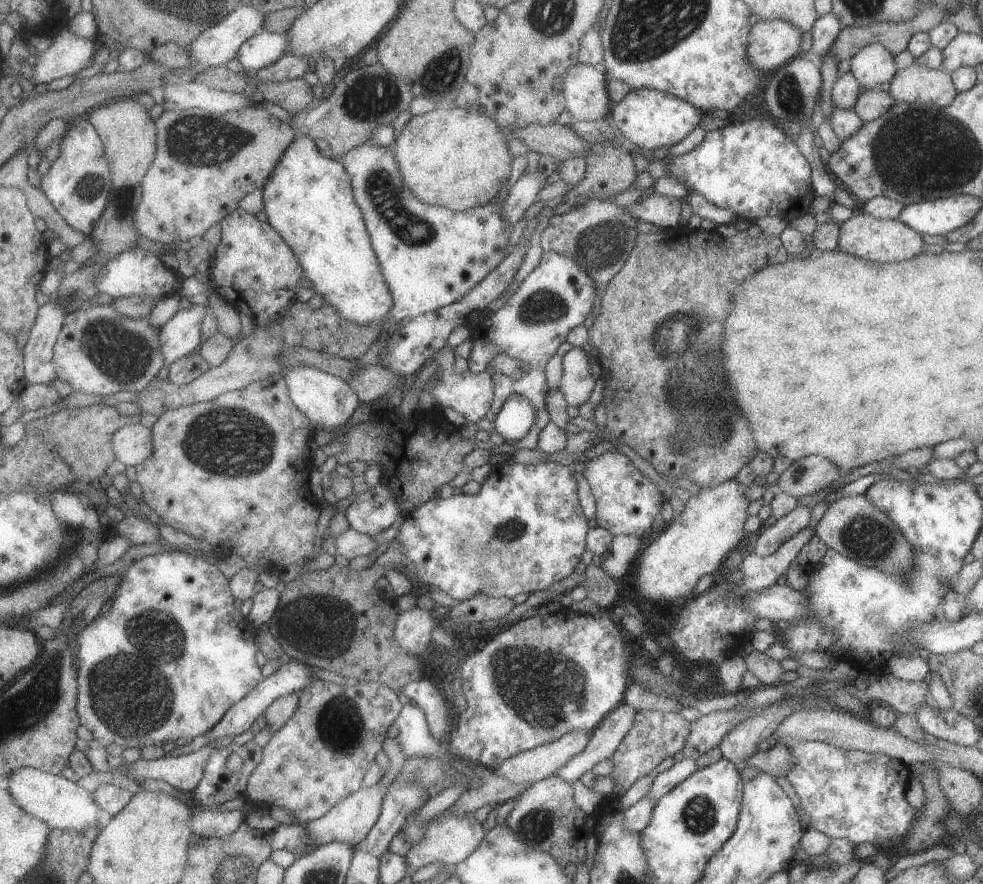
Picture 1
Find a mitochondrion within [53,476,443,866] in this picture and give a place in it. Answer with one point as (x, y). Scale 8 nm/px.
(129, 691)

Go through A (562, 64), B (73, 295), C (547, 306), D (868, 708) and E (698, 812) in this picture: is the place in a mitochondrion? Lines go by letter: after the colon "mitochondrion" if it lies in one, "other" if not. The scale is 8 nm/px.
A: other
B: mitochondrion
C: mitochondrion
D: other
E: mitochondrion

